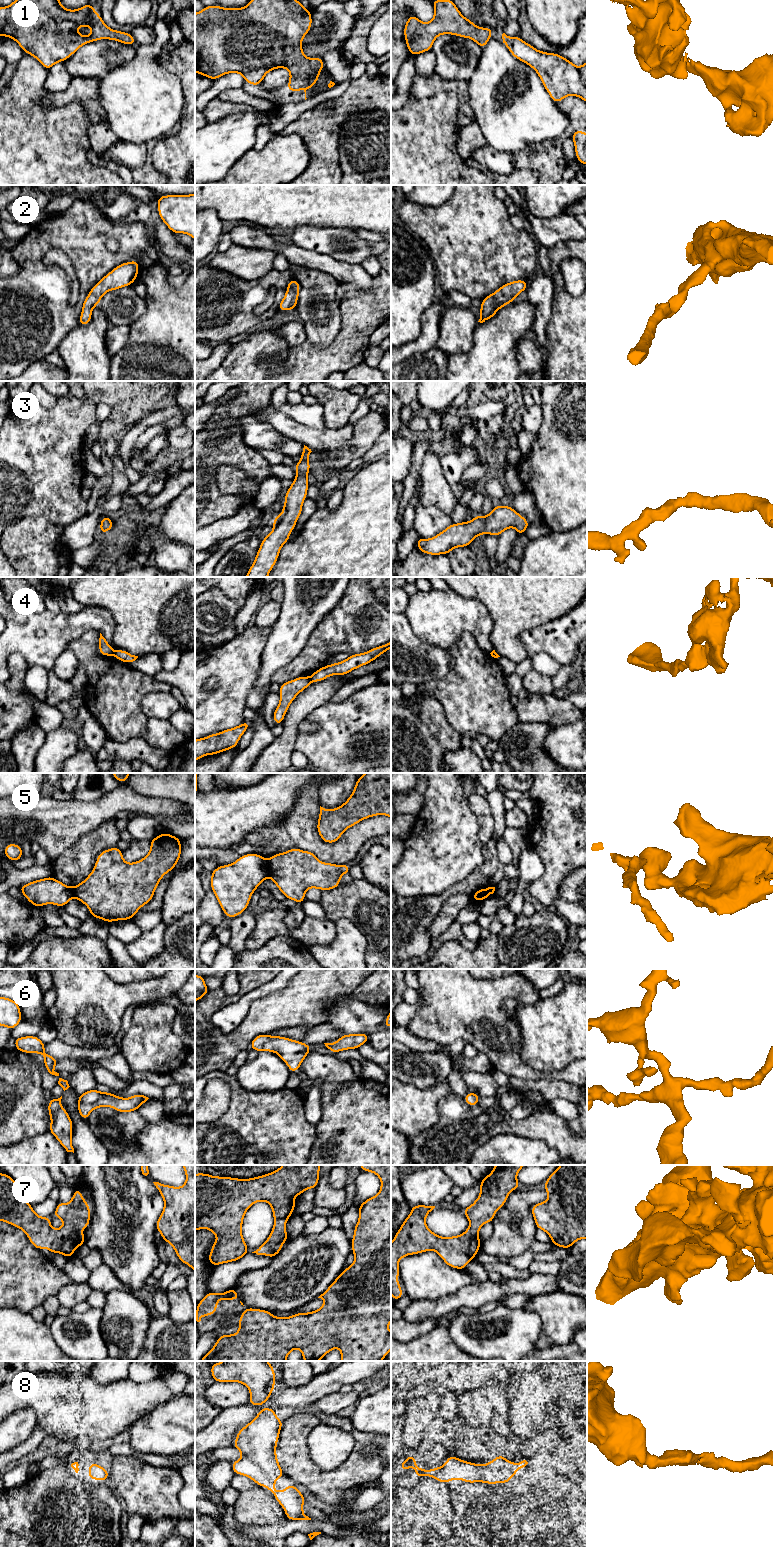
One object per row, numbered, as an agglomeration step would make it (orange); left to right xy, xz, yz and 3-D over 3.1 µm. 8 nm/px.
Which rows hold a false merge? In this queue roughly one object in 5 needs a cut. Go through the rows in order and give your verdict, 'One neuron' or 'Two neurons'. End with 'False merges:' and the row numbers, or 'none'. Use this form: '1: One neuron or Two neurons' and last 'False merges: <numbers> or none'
1: One neuron
2: One neuron
3: One neuron
4: Two neurons
5: Two neurons
6: One neuron
7: One neuron
8: One neuron
False merges: 4, 5

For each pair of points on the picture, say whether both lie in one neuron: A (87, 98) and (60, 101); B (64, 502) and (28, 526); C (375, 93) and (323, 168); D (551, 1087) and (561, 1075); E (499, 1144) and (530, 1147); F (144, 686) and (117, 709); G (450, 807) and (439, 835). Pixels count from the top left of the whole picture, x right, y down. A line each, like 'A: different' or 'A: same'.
A: same
B: different
C: same
D: different
E: same
F: same
G: same

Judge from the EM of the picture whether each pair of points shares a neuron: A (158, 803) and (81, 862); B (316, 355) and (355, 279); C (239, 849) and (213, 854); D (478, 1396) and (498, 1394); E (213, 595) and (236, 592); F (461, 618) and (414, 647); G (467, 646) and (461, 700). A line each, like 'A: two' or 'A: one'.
A: two
B: two
C: one
D: two
E: two
F: two
G: one

